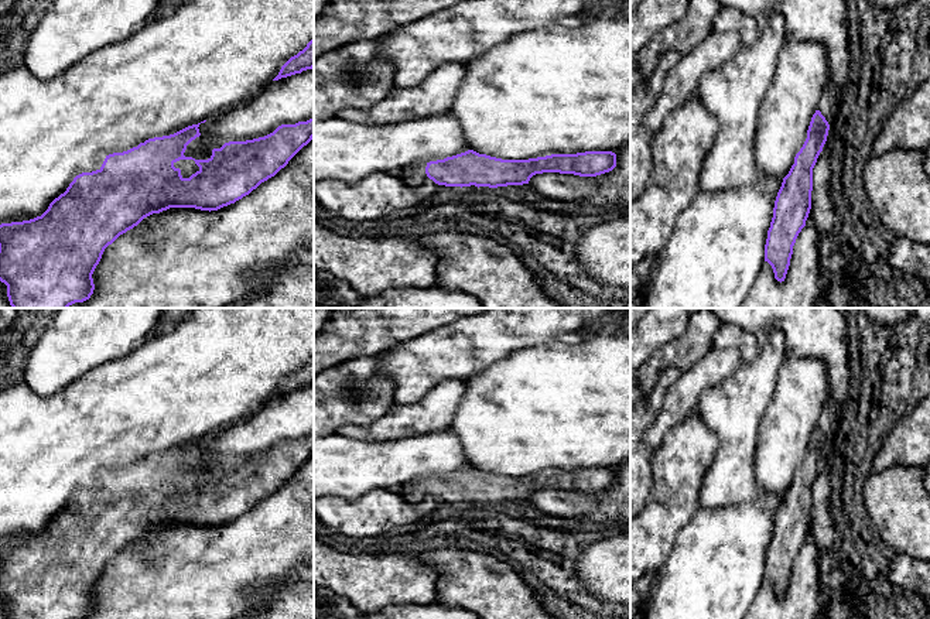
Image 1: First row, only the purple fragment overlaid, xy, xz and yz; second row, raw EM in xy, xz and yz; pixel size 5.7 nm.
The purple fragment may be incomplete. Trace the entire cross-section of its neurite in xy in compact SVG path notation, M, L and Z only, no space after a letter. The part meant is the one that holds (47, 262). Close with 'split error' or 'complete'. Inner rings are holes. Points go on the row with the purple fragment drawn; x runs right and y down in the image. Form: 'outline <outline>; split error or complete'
outline M314 119L295 124L281 124L273 133L246 141L229 141L213 148L208 160L185 157L187 146L201 136L199 124L174 134L148 138L123 153L106 155L102 167L73 178L66 191L48 209L30 220L0 225L0 281L7 285L13 308L68 308L90 298L95 290L92 274L105 249L120 235L137 226L144 218L170 208L218 211L249 195L261 182L274 177L314 138Z; split error

